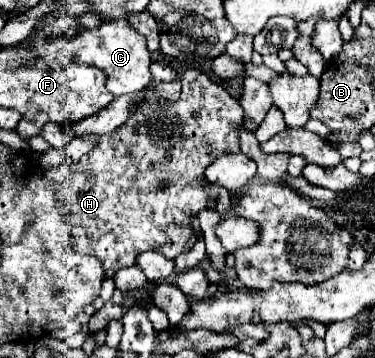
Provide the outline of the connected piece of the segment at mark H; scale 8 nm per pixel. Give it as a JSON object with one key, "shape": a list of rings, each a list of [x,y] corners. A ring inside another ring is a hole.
{"shape":[[[162,62],[152,64],[152,74],[154,80],[148,86],[146,100],[138,106],[132,118],[128,118],[128,122],[116,128],[116,132],[100,136],[96,148],[84,154],[76,164],[62,164],[44,172],[44,178],[56,186],[58,208],[68,222],[68,242],[72,242],[72,248],[78,254],[96,256],[106,270],[126,268],[134,264],[134,258],[140,252],[146,250],[156,250],[166,258],[176,258],[178,254],[190,250],[196,244],[196,234],[188,224],[190,216],[208,206],[216,206],[216,202],[204,190],[208,184],[204,170],[220,154],[240,152],[238,126],[242,124],[244,112],[238,100],[232,98],[222,84],[216,84],[216,78],[200,70],[186,70],[178,74]],[[174,78],[180,78],[182,84],[180,100],[168,102],[158,98],[154,86]]]}

